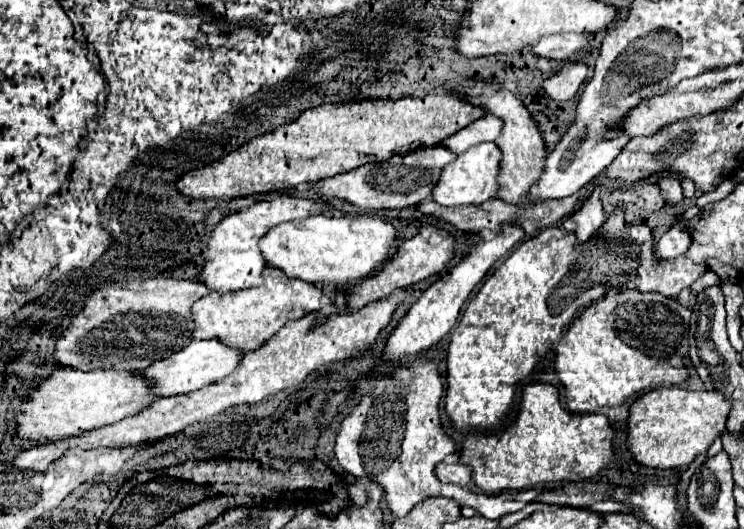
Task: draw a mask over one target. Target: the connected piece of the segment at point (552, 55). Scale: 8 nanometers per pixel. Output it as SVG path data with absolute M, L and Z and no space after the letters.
M546 34L532 46L532 52L550 60L566 60L584 52L586 46L588 40L582 34Z

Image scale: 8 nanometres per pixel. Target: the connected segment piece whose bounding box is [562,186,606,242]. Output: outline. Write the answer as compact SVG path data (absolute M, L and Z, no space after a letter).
M596 186L594 192L582 202L582 206L562 222L562 226L568 232L574 232L576 238L580 238L580 242L584 242L592 238L592 234L596 234L596 230L600 228L604 220L606 216L604 216L602 202L600 202L600 190Z

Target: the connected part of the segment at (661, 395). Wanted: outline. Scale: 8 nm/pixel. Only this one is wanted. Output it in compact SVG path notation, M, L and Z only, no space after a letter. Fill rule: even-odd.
M678 386L654 388L630 404L626 446L634 462L644 468L668 470L688 466L698 454L710 448L716 436L726 430L726 416L728 402L720 400L720 396L712 390L690 392Z

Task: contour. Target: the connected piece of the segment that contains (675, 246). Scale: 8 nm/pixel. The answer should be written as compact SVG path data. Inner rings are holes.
M678 220L676 224L672 224L672 228L658 240L656 244L656 252L662 258L676 258L680 254L684 254L688 250L690 244L690 234L686 228L686 220Z

